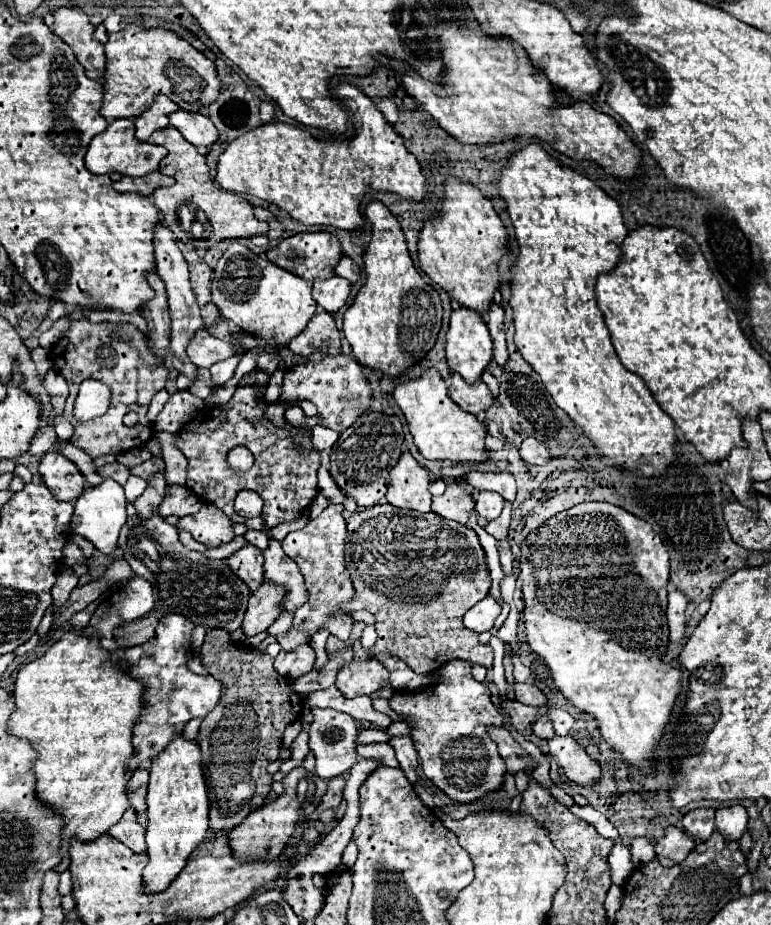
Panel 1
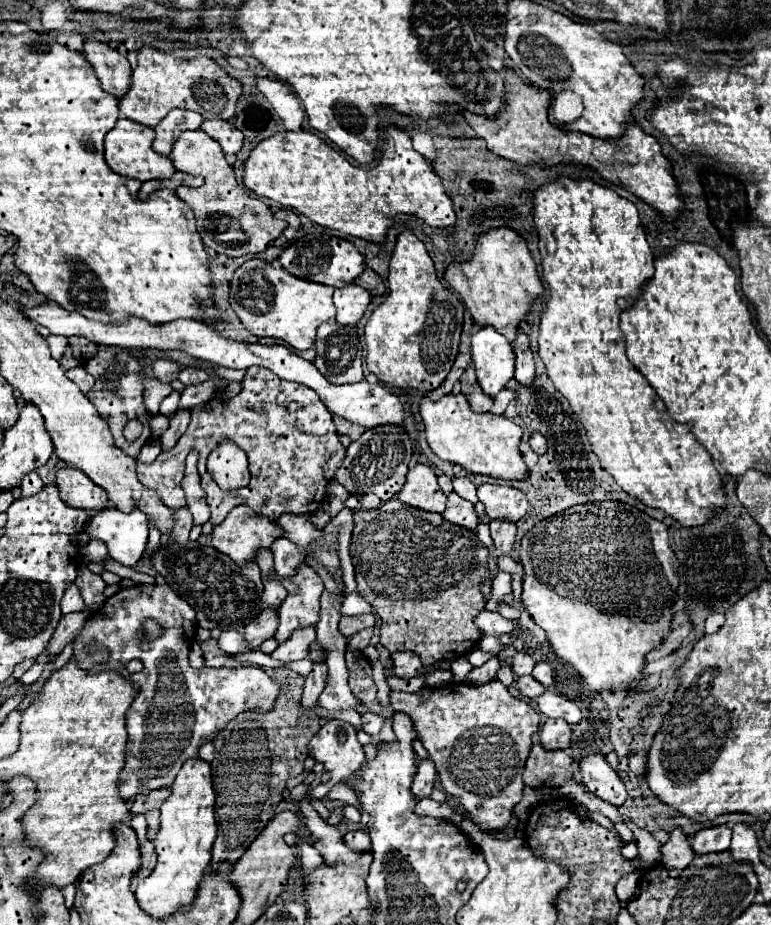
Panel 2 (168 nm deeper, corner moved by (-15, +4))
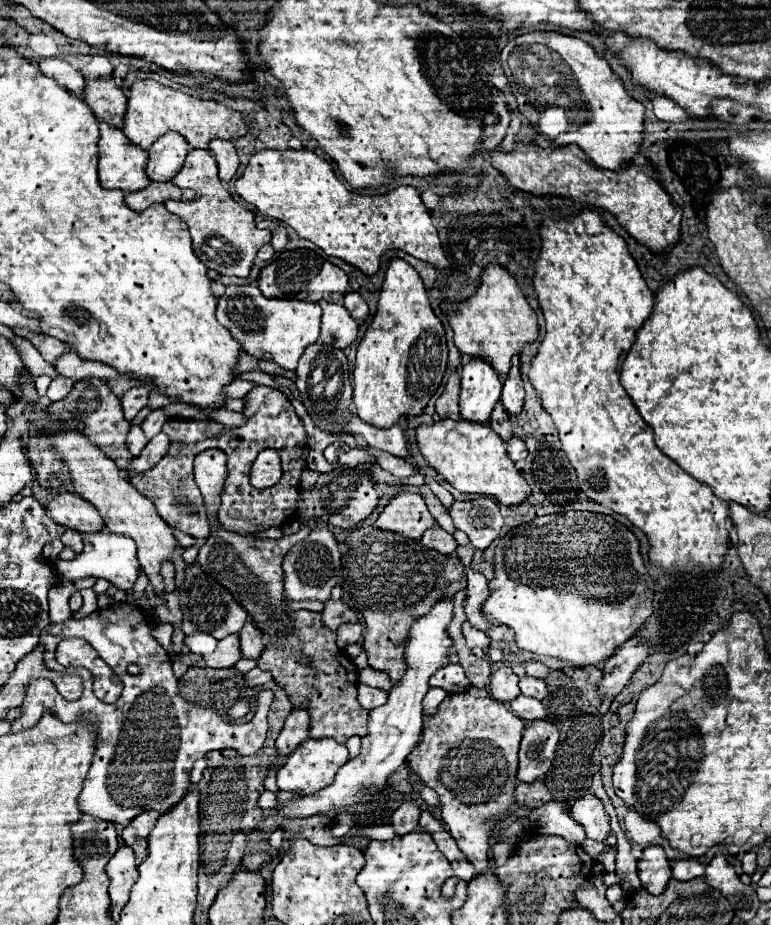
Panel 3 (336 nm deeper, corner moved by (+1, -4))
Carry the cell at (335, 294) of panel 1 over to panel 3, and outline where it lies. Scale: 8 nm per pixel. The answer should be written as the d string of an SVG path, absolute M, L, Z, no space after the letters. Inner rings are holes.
M320 302L322 306L322 328L320 328L320 340L334 348L348 348L356 336L358 336L358 324L354 318L350 318L348 310L342 304L332 302Z

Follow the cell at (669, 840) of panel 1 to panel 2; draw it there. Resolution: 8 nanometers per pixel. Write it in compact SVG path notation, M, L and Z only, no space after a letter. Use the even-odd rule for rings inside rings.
M674 828L670 832L670 840L662 846L662 864L668 870L684 870L692 860L696 852L692 850L688 836L680 830Z

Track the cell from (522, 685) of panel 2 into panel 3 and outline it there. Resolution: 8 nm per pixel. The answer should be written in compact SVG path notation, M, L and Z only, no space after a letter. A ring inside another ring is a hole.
M510 666L496 668L490 676L490 686L488 688L490 688L492 698L496 698L498 702L504 702L504 704L520 694L518 676L512 672Z

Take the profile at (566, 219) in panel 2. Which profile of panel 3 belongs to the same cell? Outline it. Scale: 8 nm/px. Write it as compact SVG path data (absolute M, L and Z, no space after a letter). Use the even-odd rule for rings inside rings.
M588 208L564 222L544 222L540 234L544 242L536 262L534 290L546 318L546 338L540 342L540 352L532 360L528 378L536 388L544 410L556 424L562 450L576 470L580 490L588 500L626 516L646 534L652 566L666 568L672 574L680 572L694 576L720 572L730 546L730 532L726 528L730 504L720 500L710 486L680 470L676 462L654 446L652 428L640 418L634 402L620 384L622 362L636 340L636 332L652 314L654 294L642 280L626 242L602 222L596 208Z

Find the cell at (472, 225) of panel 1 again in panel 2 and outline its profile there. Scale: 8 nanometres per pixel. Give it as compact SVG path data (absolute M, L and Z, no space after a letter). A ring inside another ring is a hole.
M506 226L482 232L474 242L472 256L464 262L452 262L444 280L462 296L476 324L494 326L508 342L514 342L520 320L530 312L530 302L544 292L524 238Z

